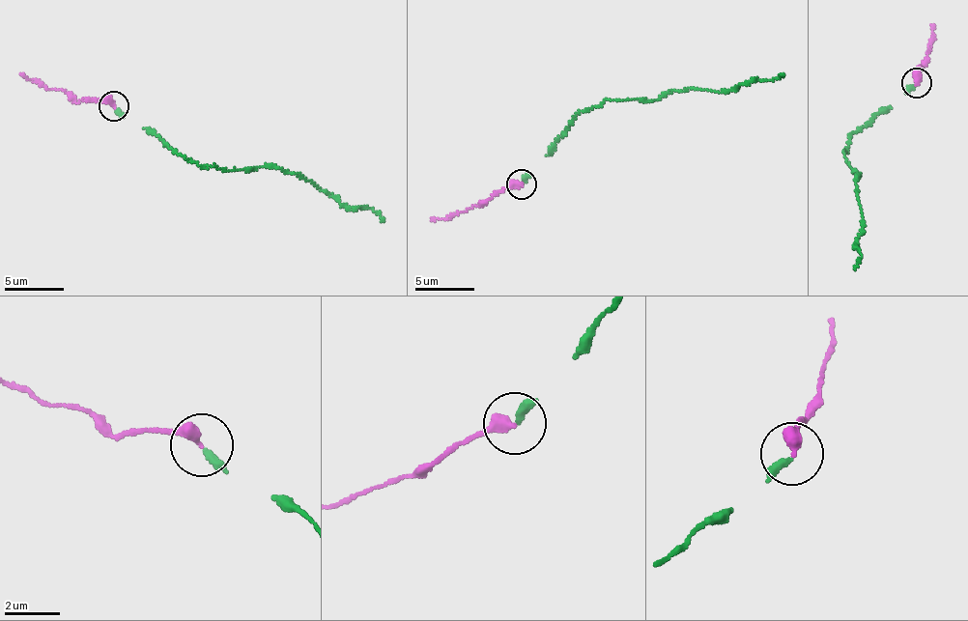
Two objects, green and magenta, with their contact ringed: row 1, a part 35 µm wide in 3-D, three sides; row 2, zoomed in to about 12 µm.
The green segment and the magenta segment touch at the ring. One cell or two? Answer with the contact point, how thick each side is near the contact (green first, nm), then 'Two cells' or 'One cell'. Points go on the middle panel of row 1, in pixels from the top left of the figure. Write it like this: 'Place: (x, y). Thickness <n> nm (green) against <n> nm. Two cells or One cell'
Place: (521, 183). Thickness 280 nm (green) against 440 nm. One cell

